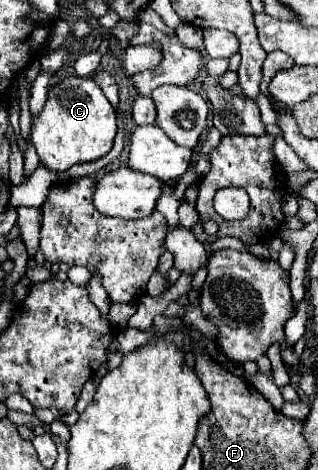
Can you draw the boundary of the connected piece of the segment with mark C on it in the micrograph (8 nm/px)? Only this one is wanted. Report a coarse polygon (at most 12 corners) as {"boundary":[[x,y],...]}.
{"boundary":[[70,76],[32,122],[40,162],[64,172],[112,150],[116,110]]}

